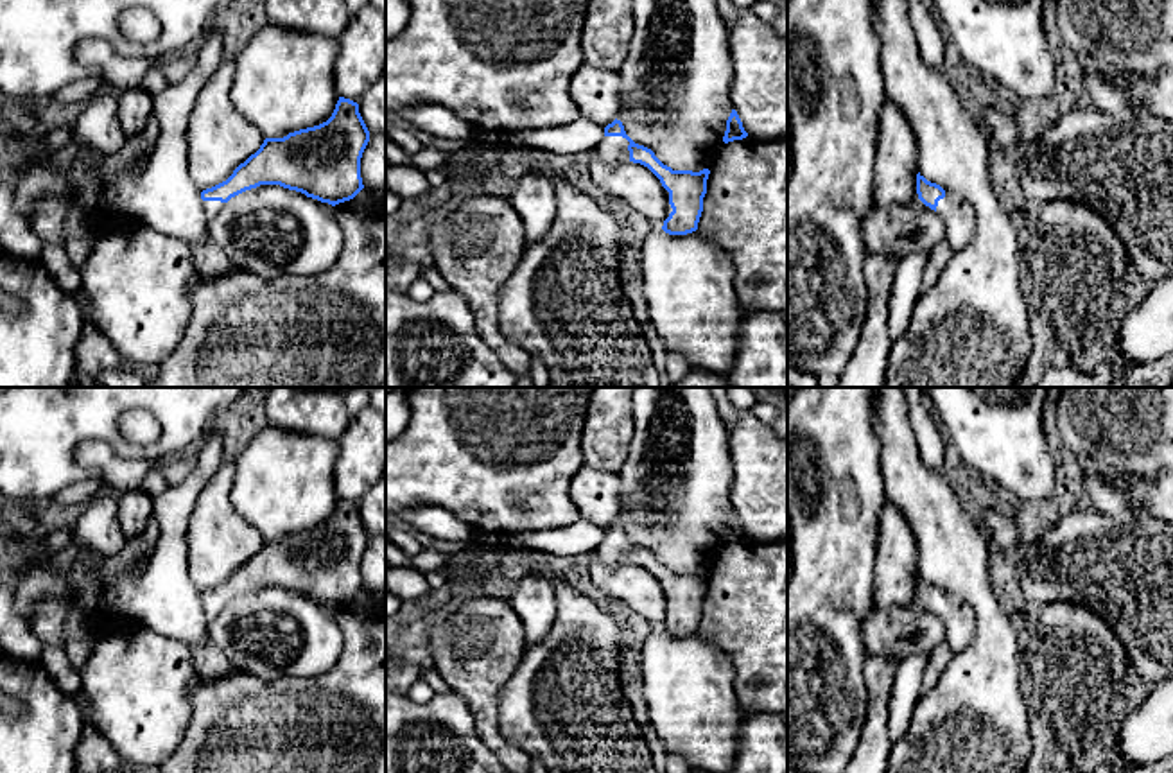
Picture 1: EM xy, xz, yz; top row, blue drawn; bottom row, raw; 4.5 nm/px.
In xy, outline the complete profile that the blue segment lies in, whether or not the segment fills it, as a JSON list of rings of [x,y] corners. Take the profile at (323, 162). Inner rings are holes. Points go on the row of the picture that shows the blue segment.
[[[339,97],[326,122],[283,138],[265,138],[226,181],[203,190],[206,221],[231,197],[260,185],[280,185],[332,206],[350,201],[364,188],[361,158],[368,142],[359,104]]]

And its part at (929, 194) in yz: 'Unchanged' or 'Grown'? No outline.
Grown

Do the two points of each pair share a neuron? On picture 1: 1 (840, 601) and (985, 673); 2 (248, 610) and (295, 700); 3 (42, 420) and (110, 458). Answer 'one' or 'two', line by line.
1: two
2: two
3: two

